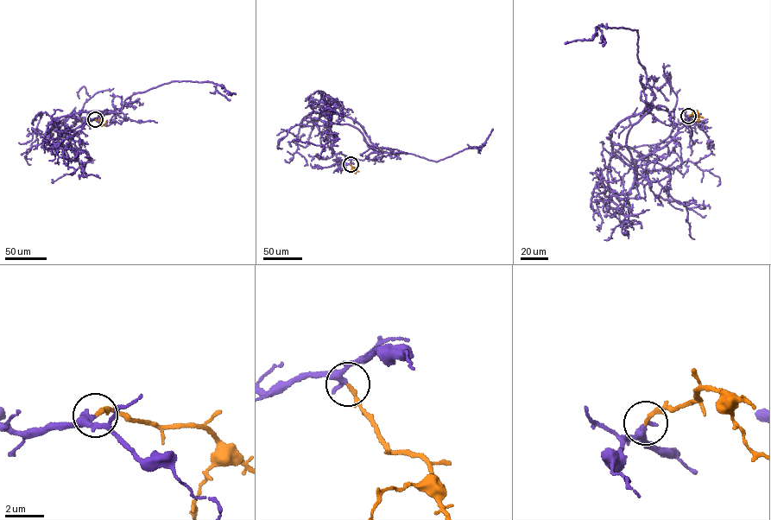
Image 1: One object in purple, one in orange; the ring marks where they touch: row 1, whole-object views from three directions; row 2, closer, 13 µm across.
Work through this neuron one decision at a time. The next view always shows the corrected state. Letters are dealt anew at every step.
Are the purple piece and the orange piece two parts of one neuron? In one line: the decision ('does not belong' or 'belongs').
belongs

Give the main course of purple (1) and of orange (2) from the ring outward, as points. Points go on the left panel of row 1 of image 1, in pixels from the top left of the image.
1: (95, 119), (77, 120), (60, 136), (131, 104), (134, 93), (173, 81), (211, 81), (235, 94)
2: (95, 119), (104, 123), (106, 120)

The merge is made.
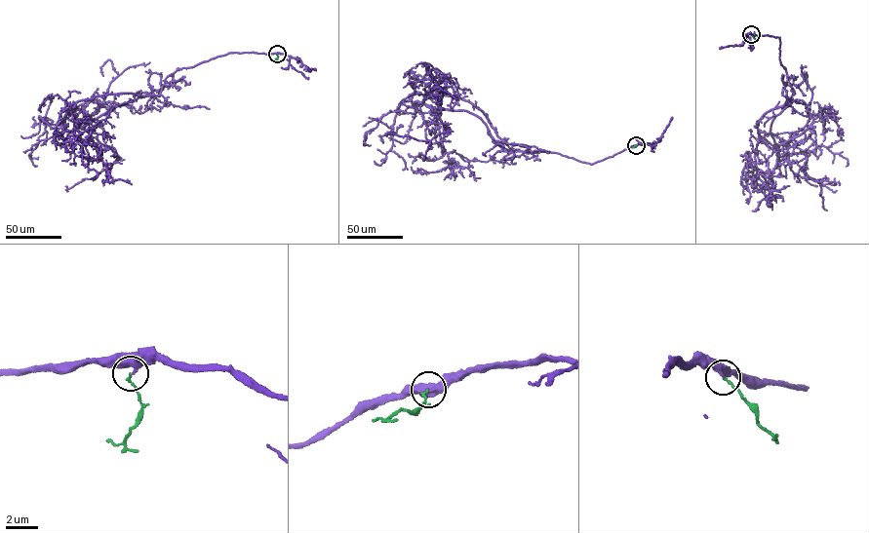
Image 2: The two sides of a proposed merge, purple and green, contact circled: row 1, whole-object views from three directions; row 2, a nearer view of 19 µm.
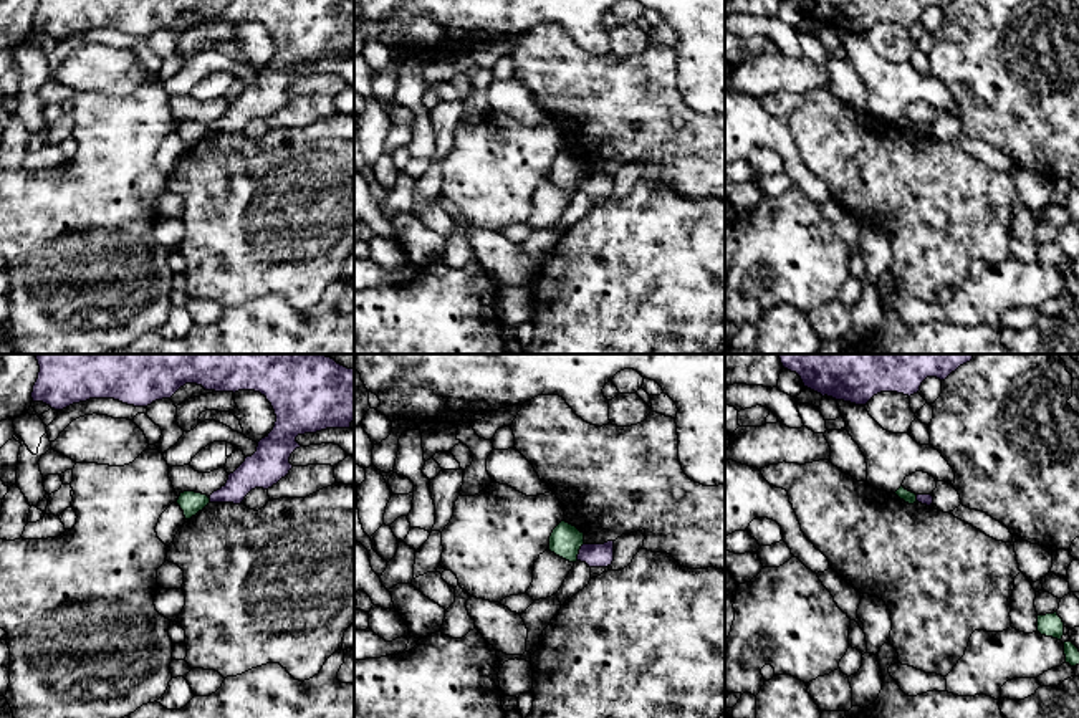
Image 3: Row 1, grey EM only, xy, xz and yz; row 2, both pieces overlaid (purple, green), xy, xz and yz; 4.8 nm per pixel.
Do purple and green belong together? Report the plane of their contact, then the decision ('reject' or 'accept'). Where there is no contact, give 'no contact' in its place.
xz | reject

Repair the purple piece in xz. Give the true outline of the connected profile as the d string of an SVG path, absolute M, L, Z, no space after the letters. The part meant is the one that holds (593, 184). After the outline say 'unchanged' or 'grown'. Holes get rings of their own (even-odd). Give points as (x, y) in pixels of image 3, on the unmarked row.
M614 170L604 174L583 174L578 190L586 192L589 197L607 197L614 190Z | unchanged

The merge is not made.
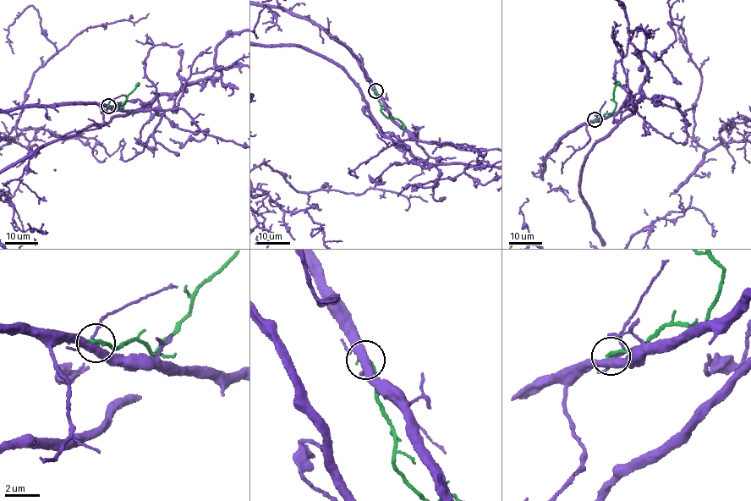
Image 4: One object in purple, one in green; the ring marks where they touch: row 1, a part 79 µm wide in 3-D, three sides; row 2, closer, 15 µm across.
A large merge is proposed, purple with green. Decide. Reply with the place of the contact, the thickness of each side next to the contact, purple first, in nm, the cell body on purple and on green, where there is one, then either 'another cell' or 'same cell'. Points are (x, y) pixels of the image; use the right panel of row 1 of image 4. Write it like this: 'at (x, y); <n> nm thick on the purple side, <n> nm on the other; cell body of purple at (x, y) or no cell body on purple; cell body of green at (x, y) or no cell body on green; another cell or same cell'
at (594, 119); 400 nm thick on the purple side, 260 nm on the other; no cell body on purple; no cell body on green; another cell

